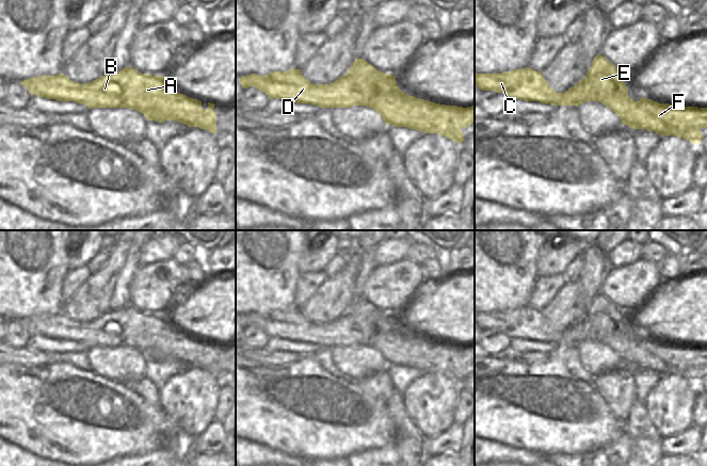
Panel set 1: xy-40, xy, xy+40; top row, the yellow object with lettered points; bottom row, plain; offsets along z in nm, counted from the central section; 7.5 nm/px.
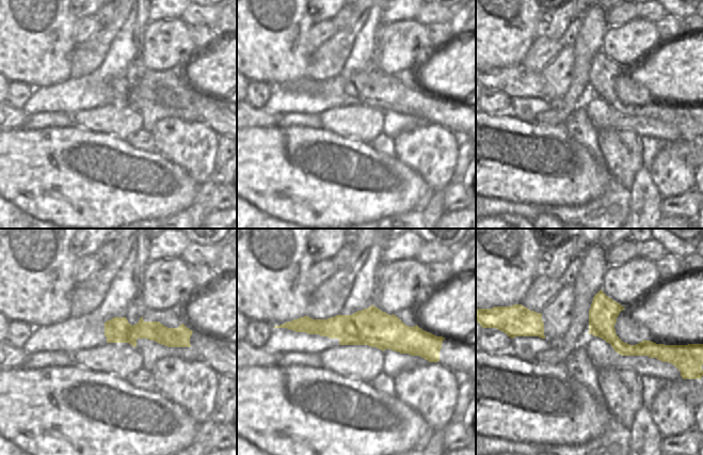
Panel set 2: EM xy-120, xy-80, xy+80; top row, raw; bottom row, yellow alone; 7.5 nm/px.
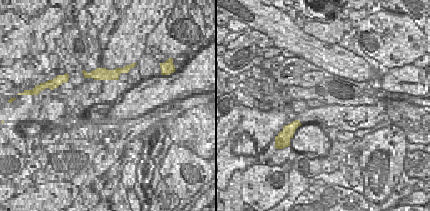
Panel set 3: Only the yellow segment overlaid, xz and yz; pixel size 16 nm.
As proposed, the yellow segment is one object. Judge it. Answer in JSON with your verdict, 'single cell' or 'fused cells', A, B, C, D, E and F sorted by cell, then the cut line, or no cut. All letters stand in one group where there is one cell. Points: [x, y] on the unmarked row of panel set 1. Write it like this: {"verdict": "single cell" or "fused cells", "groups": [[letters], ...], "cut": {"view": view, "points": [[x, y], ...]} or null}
{"verdict": "fused cells", "groups": [["A", "B", "C", "D", "F"], ["E"]], "cut": {"view": "xy+40", "points": [[619, 309], [611, 311], [616, 330], [603, 342]]}}

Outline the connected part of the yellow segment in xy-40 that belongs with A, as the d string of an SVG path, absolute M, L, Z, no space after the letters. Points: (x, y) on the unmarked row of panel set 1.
M130 305L85 323L73 321L63 312L38 315L19 322L38 336L75 340L89 348L130 347L149 359L177 359L216 372L214 342L208 341L208 347L203 349L202 340L174 330L164 315L141 312Z

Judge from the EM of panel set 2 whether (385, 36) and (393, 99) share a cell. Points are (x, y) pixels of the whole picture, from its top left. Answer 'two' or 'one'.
two

